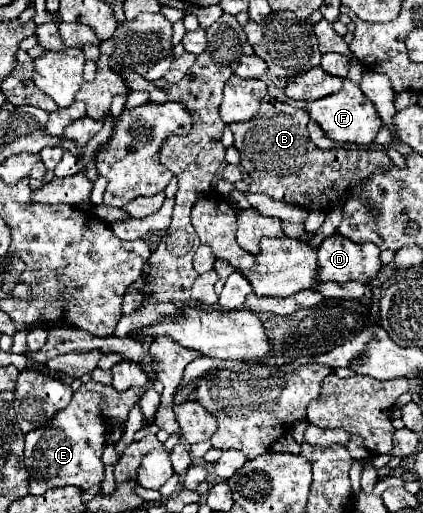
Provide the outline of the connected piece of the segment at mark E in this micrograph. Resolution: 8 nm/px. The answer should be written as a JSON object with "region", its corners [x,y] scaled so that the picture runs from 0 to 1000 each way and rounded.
{"region":[[[210,743],[187,754],[168,786],[144,797],[125,821],[59,848],[59,910],[69,918],[69,961],[102,965],[111,953],[177,945],[206,957],[234,945],[248,930],[248,906],[239,903],[239,883],[248,875],[248,832],[258,821],[300,821],[310,793],[329,786],[343,758],[272,762],[262,750],[239,750]]]}

